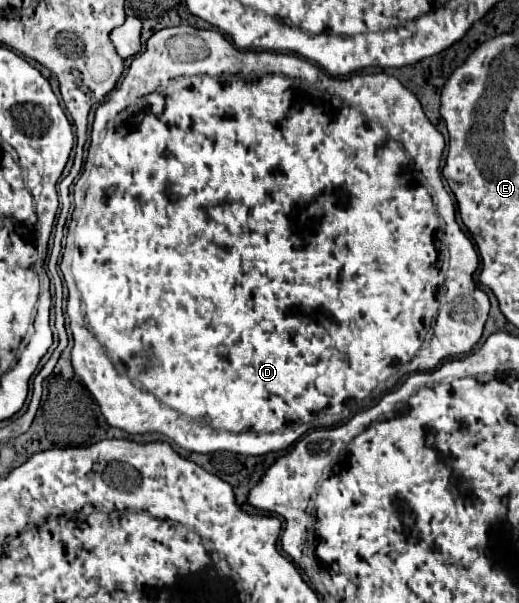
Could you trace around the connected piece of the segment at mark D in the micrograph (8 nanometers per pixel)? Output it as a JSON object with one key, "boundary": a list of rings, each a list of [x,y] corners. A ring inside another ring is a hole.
{"boundary":[[[170,26],[148,38],[144,52],[140,52],[134,58],[120,88],[112,92],[108,100],[102,102],[96,110],[88,158],[80,172],[82,176],[74,186],[74,210],[60,269],[68,287],[66,314],[74,336],[72,366],[76,376],[98,402],[110,426],[120,428],[132,436],[162,434],[188,452],[210,454],[226,450],[246,456],[260,456],[292,446],[302,434],[314,428],[346,422],[352,416],[354,404],[372,396],[372,392],[380,384],[388,382],[390,378],[394,378],[396,384],[404,374],[434,370],[440,362],[452,356],[468,354],[480,340],[484,322],[488,318],[490,302],[486,292],[474,280],[474,272],[478,268],[478,254],[474,250],[472,240],[466,236],[466,232],[462,232],[458,222],[454,222],[454,250],[450,250],[444,232],[444,224],[456,220],[454,202],[446,192],[440,176],[444,136],[430,124],[430,120],[422,112],[418,98],[408,88],[404,88],[394,76],[352,74],[352,78],[338,78],[340,98],[336,94],[318,90],[316,86],[330,86],[330,76],[324,70],[320,70],[320,66],[308,60],[302,60],[292,54],[244,52],[232,46],[216,30],[198,30],[194,26]],[[428,326],[432,326],[432,336],[422,344],[422,332]]]}

